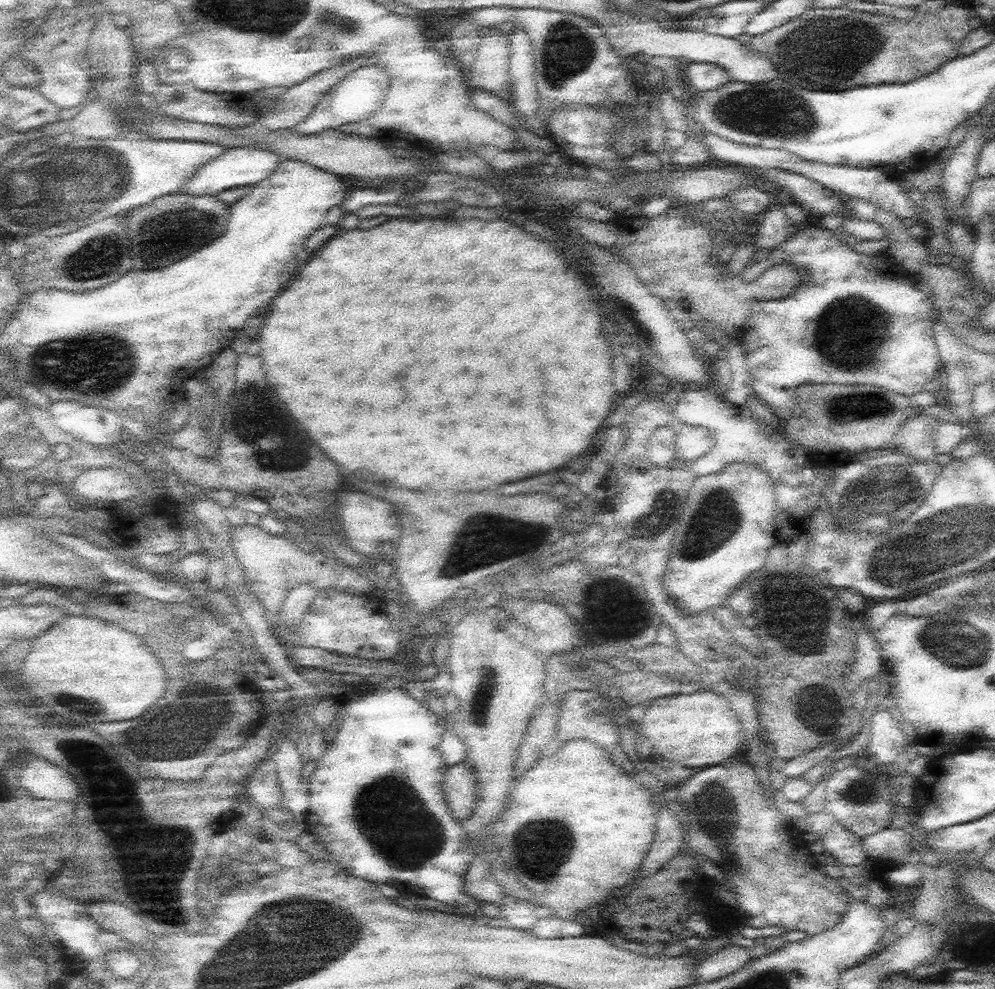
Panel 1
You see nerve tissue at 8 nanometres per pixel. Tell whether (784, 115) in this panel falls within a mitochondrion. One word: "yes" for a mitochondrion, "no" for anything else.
yes

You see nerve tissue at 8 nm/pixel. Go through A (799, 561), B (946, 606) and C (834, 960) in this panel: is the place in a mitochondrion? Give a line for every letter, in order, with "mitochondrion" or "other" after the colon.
A: other
B: mitochondrion
C: other

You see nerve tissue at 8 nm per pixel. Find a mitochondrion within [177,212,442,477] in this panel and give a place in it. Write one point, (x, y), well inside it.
(204, 222)

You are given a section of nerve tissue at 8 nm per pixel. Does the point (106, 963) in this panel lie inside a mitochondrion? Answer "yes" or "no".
no

